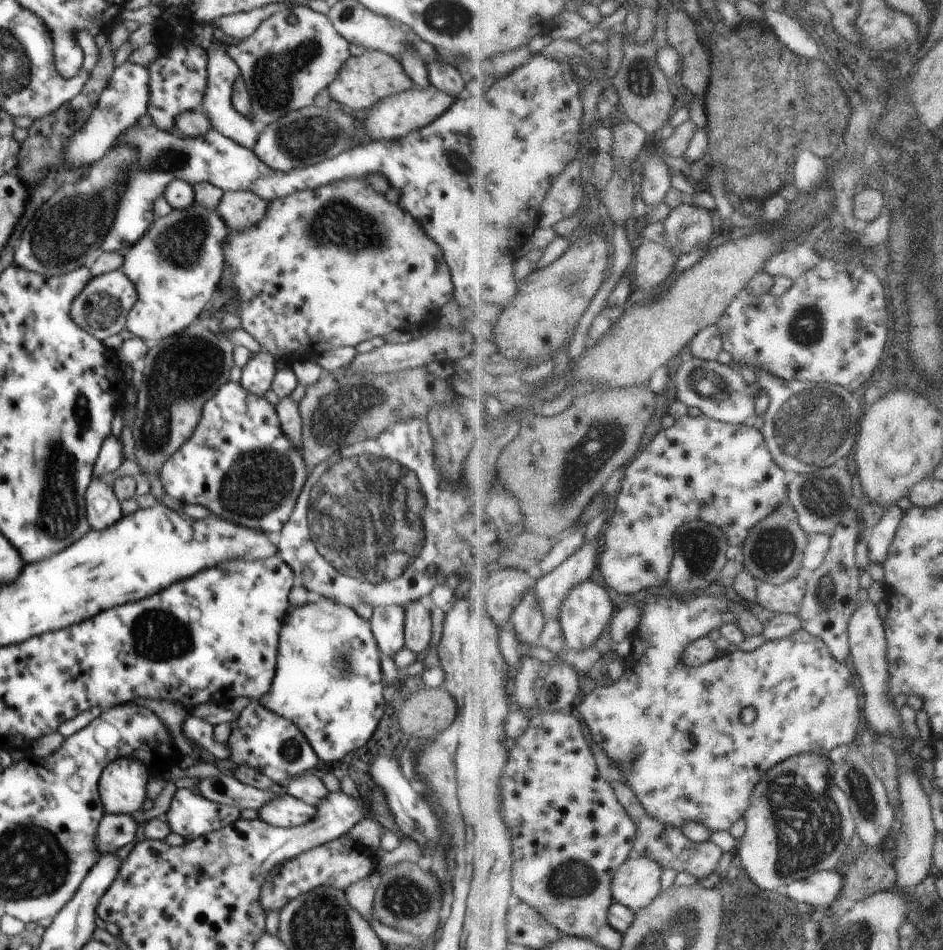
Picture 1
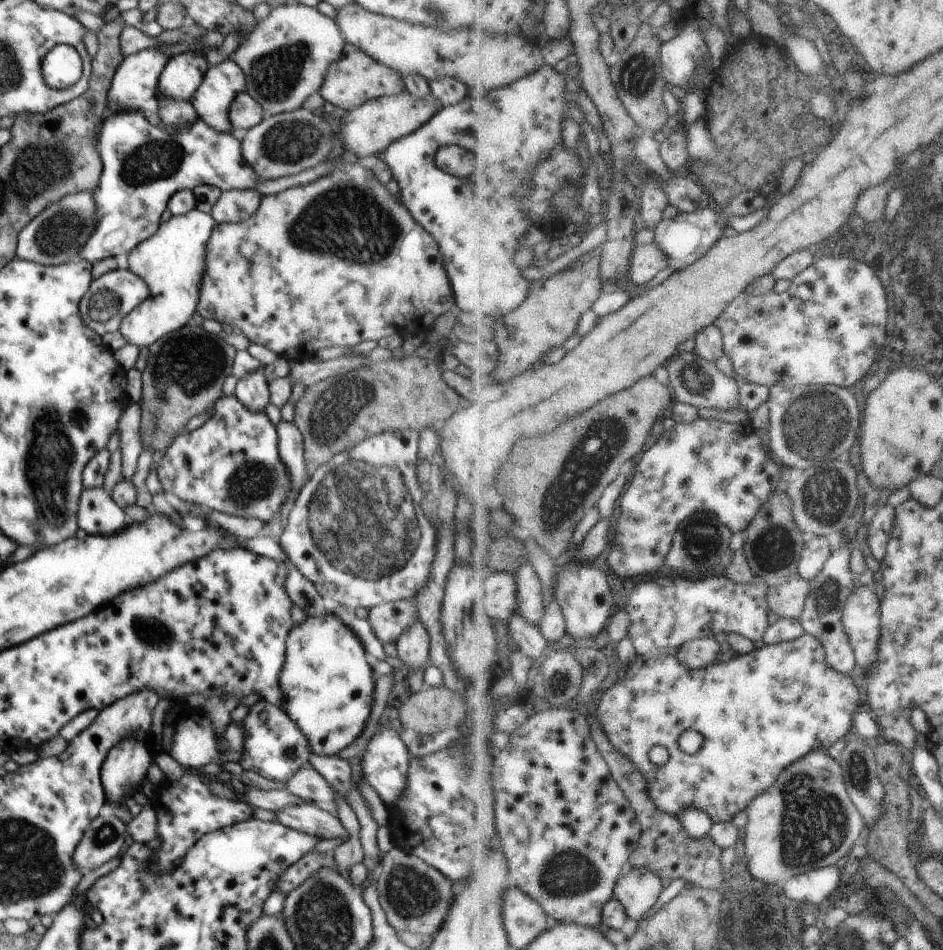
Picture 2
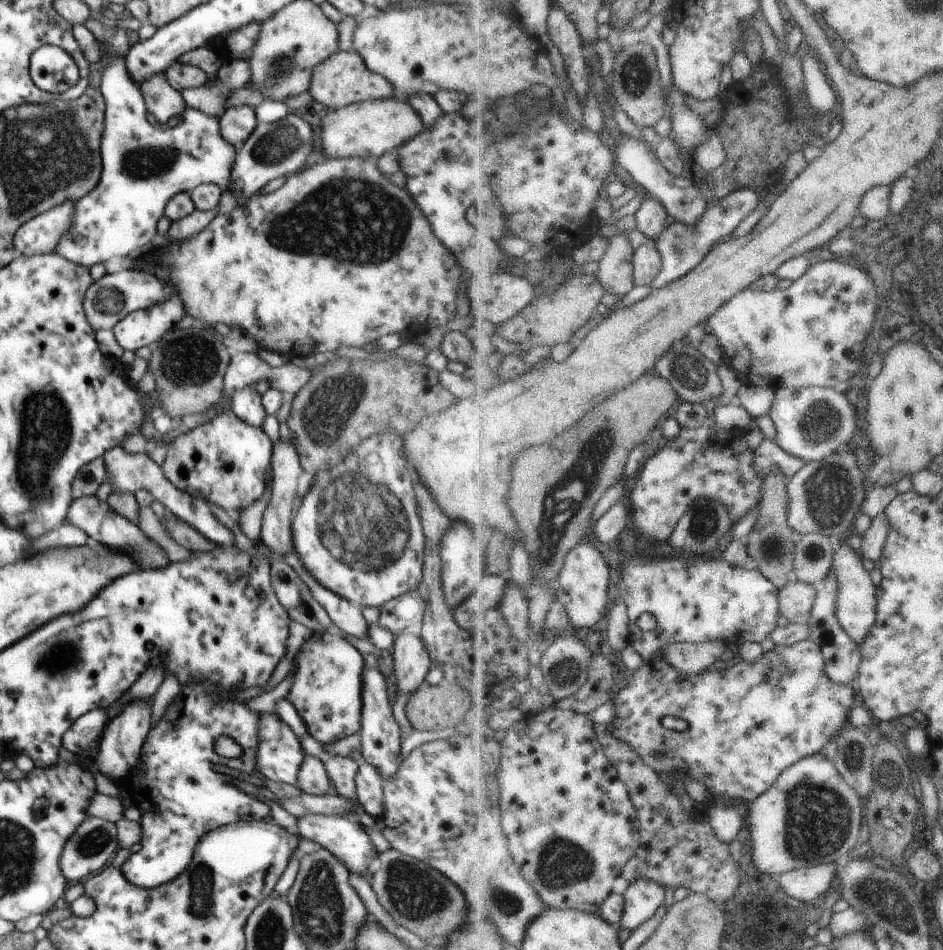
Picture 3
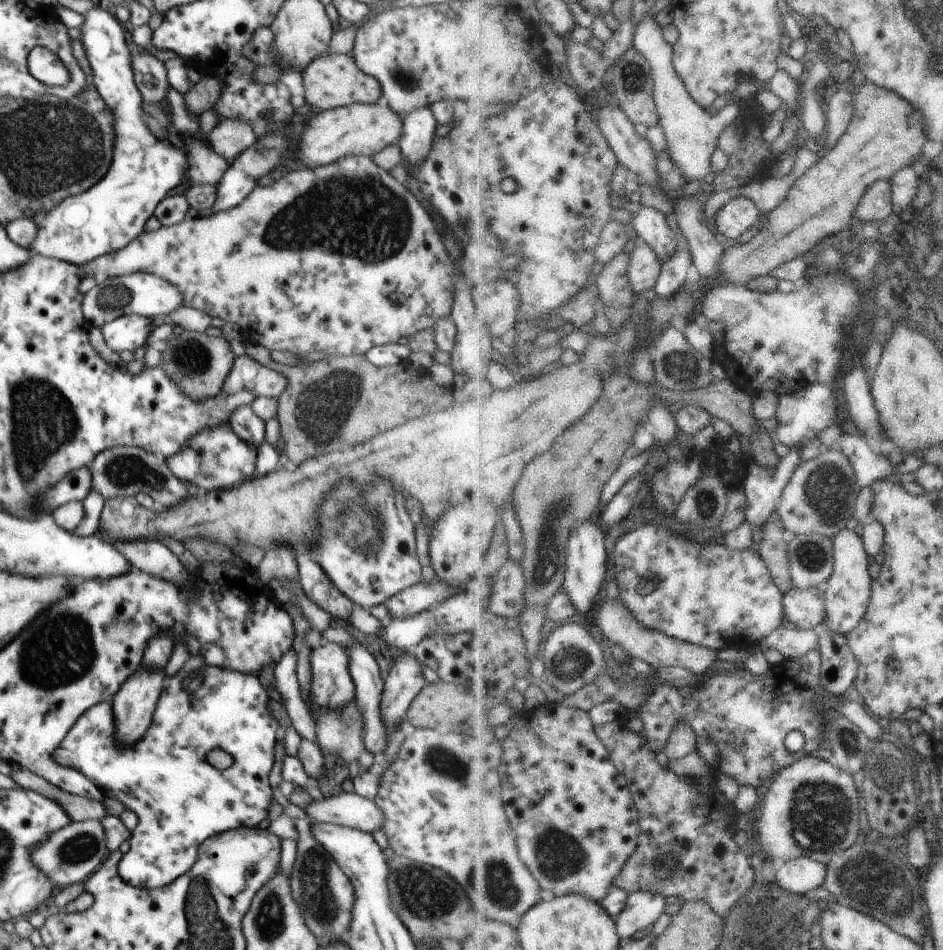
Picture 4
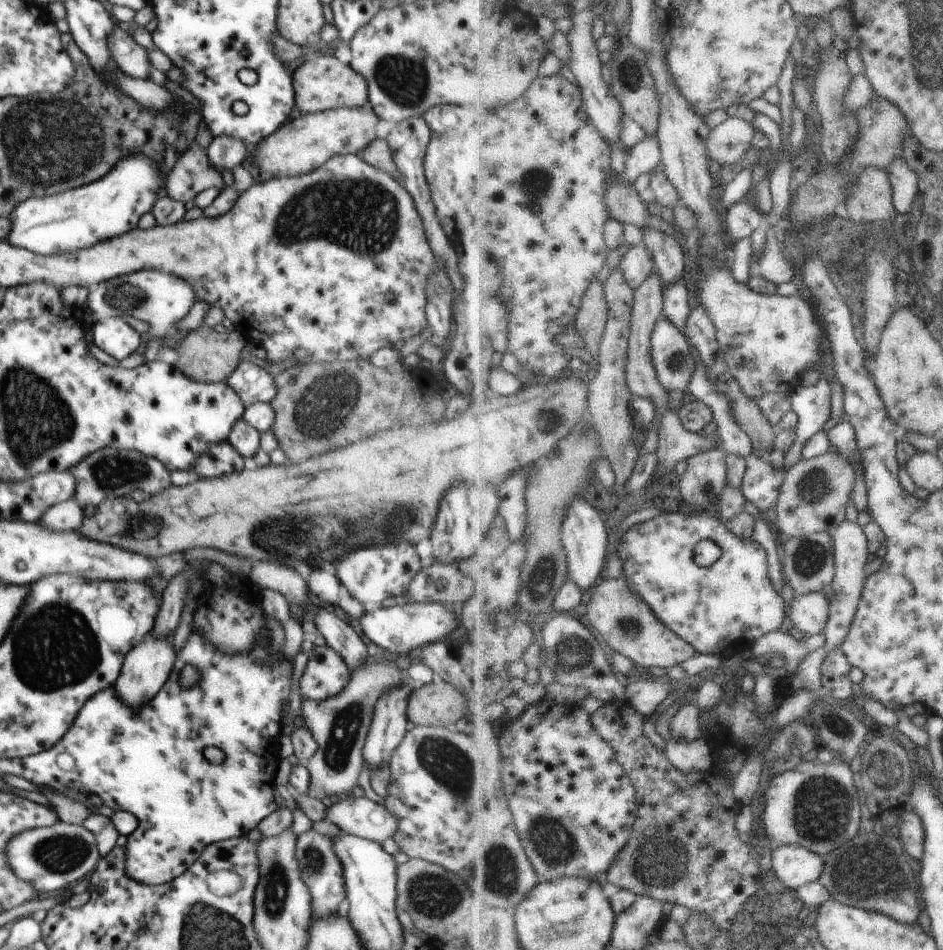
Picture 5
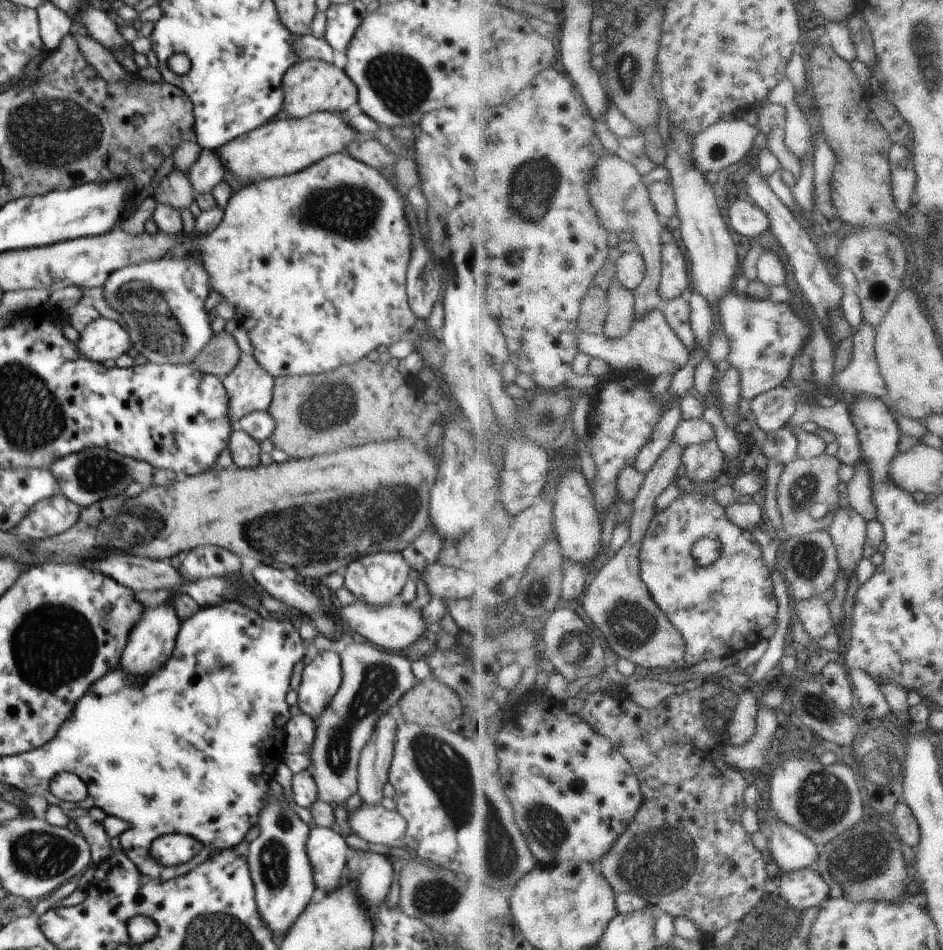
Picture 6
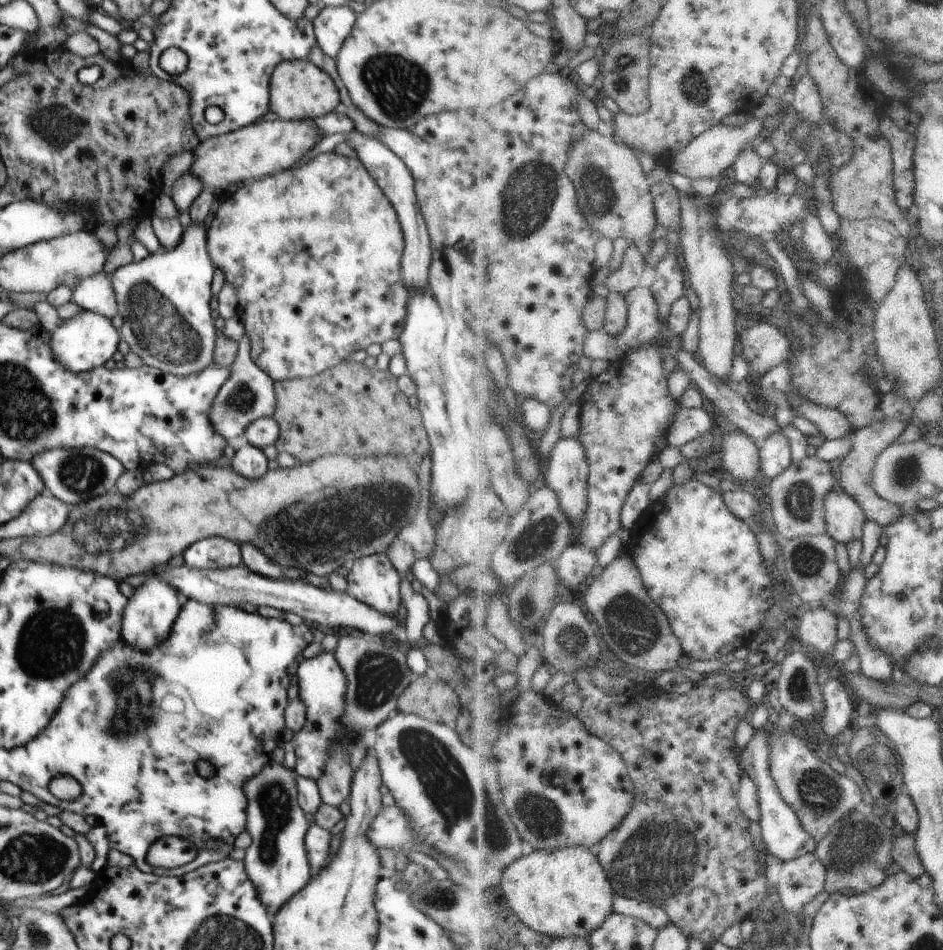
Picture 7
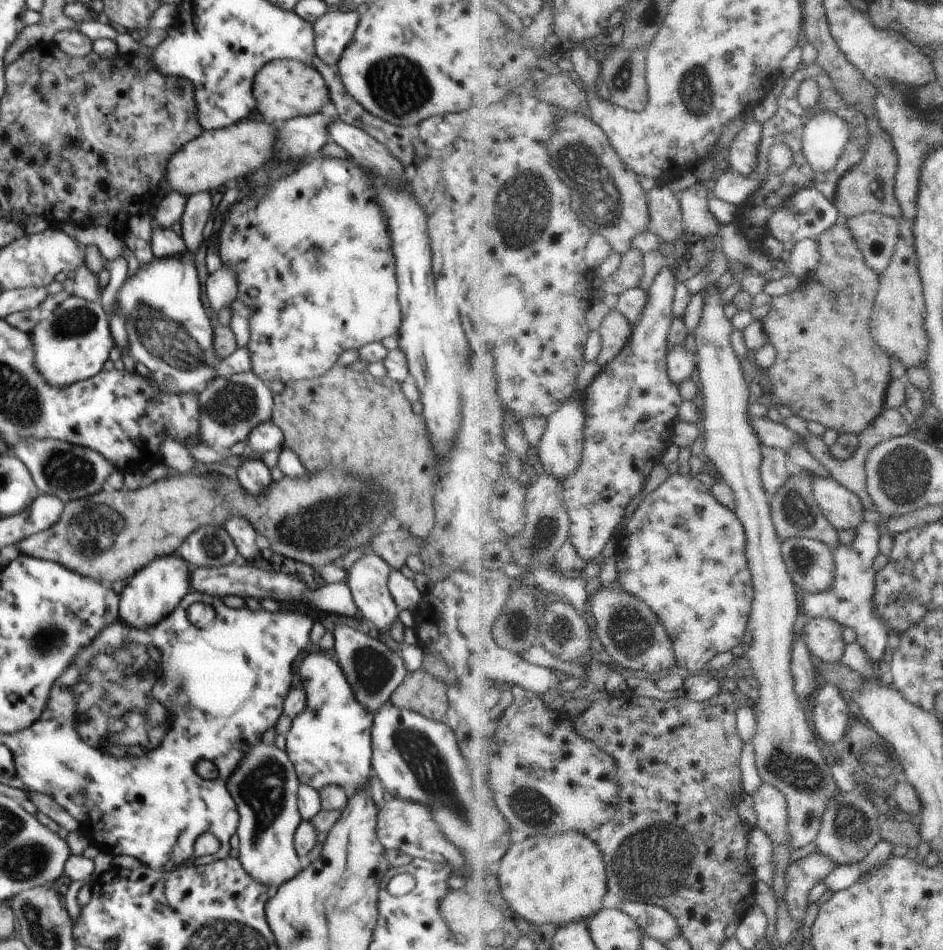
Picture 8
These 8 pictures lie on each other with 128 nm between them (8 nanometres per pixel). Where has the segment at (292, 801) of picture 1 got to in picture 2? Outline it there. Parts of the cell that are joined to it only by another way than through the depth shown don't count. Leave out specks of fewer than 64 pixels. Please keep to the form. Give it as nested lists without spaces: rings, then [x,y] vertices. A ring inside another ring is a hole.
[[[302,801],[276,811],[277,821],[284,826],[313,834],[319,840],[348,837],[338,817],[318,808],[312,803]]]

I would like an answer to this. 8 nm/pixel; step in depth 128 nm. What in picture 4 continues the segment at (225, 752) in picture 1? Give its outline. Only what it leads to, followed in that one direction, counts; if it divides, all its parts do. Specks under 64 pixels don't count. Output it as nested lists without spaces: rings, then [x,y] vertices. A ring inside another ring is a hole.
[[[192,655],[184,663],[182,670],[178,671],[168,680],[165,688],[166,690],[162,691],[158,699],[158,704],[153,714],[154,720],[152,720],[152,724],[148,727],[144,738],[142,738],[140,742],[136,742],[132,748],[118,750],[118,748],[124,747],[118,747],[113,737],[115,720],[112,705],[110,703],[98,703],[81,714],[81,717],[78,718],[74,726],[66,733],[66,736],[62,739],[62,742],[57,746],[53,754],[53,760],[56,764],[81,772],[103,792],[105,797],[116,798],[116,800],[124,804],[126,809],[135,812],[136,816],[138,816],[138,824],[131,832],[131,837],[129,838],[130,850],[126,854],[123,854],[122,858],[119,860],[118,872],[125,883],[142,889],[162,888],[173,880],[176,880],[179,876],[187,873],[196,862],[198,847],[208,836],[214,836],[214,834],[220,834],[220,832],[226,832],[226,830],[232,830],[232,828],[238,828],[238,826],[242,826],[242,828],[258,827],[258,824],[266,818],[270,800],[275,796],[268,782],[268,775],[270,774],[270,770],[272,770],[272,766],[274,766],[274,745],[278,740],[281,728],[276,719],[274,719],[268,711],[269,709],[267,706],[270,700],[269,693],[260,677],[250,673],[242,674],[238,671],[208,667],[200,655]],[[196,672],[202,674],[202,684],[200,684],[198,690],[190,694],[190,692],[184,690],[182,682],[184,682],[184,678],[188,678],[190,674],[196,674]],[[222,744],[230,744],[224,752],[230,754],[230,756],[234,758],[232,765],[229,769],[225,769],[224,772],[220,772],[220,770],[214,768],[214,766],[210,766],[210,764],[206,762],[206,754],[208,754],[210,750],[216,750],[216,748],[222,750]]]

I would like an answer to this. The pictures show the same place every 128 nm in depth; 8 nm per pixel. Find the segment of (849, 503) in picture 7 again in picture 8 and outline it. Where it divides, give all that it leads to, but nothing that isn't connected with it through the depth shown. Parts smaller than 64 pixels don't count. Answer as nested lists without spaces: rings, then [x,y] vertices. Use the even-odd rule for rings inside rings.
[[[815,476],[814,486],[822,510],[838,530],[857,530],[868,520],[860,496],[838,480]]]

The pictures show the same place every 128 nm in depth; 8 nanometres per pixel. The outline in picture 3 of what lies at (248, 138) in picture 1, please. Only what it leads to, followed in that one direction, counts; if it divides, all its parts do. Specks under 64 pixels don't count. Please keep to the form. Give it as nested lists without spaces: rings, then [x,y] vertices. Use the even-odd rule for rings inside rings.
[[[229,58],[218,69],[218,72],[201,87],[180,91],[188,107],[203,112],[210,118],[218,119],[228,109],[230,95],[246,87],[251,80],[251,72],[245,60]]]

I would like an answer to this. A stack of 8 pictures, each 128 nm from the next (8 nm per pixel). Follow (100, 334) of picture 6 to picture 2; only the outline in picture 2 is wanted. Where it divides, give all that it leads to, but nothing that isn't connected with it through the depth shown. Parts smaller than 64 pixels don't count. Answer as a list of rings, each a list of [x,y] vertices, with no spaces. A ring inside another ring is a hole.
[[[198,208],[183,215],[171,215],[158,230],[128,254],[128,266],[150,289],[149,297],[121,321],[119,331],[127,343],[149,347],[154,341],[192,322],[206,270],[206,247],[217,225],[211,213]]]

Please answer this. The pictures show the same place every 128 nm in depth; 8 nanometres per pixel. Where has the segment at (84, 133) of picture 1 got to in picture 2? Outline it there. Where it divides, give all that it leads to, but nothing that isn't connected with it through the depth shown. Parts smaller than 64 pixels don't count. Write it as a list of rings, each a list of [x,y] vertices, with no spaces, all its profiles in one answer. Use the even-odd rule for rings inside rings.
[[[148,47],[124,58],[114,73],[110,88],[107,94],[107,108],[111,113],[115,111],[140,111],[146,100],[157,94],[159,76],[168,58],[158,47]]]

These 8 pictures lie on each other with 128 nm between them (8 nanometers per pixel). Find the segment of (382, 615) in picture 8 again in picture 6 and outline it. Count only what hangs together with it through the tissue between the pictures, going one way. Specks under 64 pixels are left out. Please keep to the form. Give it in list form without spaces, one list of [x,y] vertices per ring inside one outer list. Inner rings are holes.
[[[378,551],[354,559],[342,572],[344,586],[355,596],[356,600],[371,605],[384,606],[402,592],[404,584],[415,577],[415,572],[406,562],[401,551]]]

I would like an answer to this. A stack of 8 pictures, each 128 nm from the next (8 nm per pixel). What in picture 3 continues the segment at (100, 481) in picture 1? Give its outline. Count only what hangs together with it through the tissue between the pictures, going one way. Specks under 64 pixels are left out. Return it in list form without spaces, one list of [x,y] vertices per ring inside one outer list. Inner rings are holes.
[[[96,495],[74,499],[67,512],[67,522],[84,530],[90,541],[128,553],[140,565],[140,570],[157,569],[170,564],[168,555],[156,541],[148,538],[136,523],[114,512],[107,502],[102,502]]]

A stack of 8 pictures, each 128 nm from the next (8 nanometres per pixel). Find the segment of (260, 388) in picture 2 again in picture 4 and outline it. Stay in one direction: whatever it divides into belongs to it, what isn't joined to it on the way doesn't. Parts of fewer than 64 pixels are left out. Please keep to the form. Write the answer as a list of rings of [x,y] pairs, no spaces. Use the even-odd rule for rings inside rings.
[[[242,405],[238,409],[233,410],[228,421],[232,430],[244,442],[259,447],[260,443],[265,439],[265,422],[250,405]]]

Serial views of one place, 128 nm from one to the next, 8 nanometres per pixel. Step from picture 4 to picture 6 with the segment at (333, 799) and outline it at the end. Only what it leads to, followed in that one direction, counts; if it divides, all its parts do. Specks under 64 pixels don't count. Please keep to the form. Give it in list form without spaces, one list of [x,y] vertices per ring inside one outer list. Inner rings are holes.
[[[362,803],[348,815],[352,832],[372,844],[396,846],[405,835],[407,822],[396,809]]]

